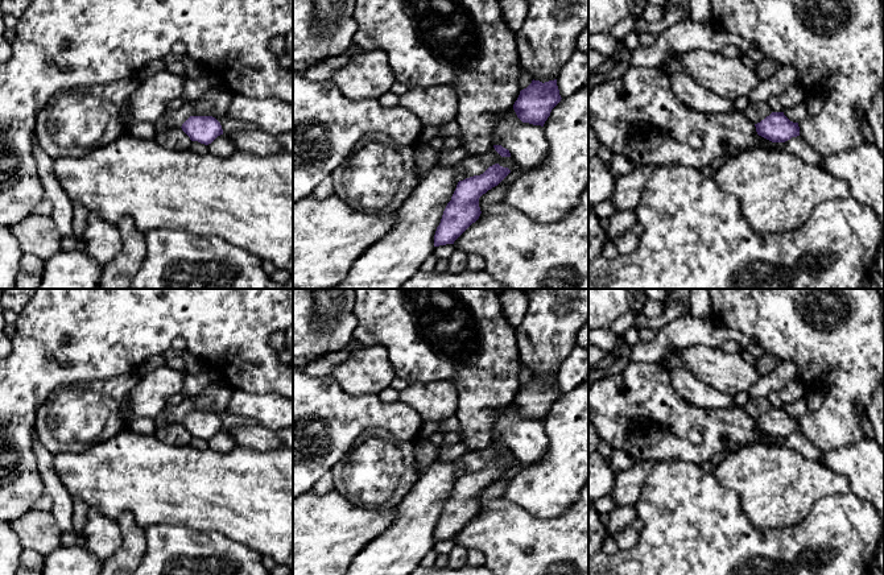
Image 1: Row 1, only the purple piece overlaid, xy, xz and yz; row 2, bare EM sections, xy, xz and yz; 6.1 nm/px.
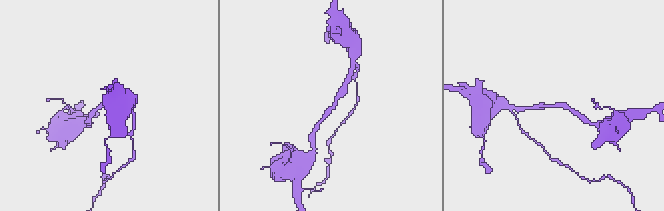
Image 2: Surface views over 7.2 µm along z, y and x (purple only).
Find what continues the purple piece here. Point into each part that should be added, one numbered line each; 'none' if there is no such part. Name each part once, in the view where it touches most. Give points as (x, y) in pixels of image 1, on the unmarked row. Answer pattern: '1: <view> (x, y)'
none

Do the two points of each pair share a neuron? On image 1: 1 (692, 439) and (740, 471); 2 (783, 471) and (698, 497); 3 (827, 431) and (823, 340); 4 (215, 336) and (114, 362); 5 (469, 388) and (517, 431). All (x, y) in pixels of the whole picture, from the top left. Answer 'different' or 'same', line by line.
1: different
2: different
3: same
4: same
5: different

